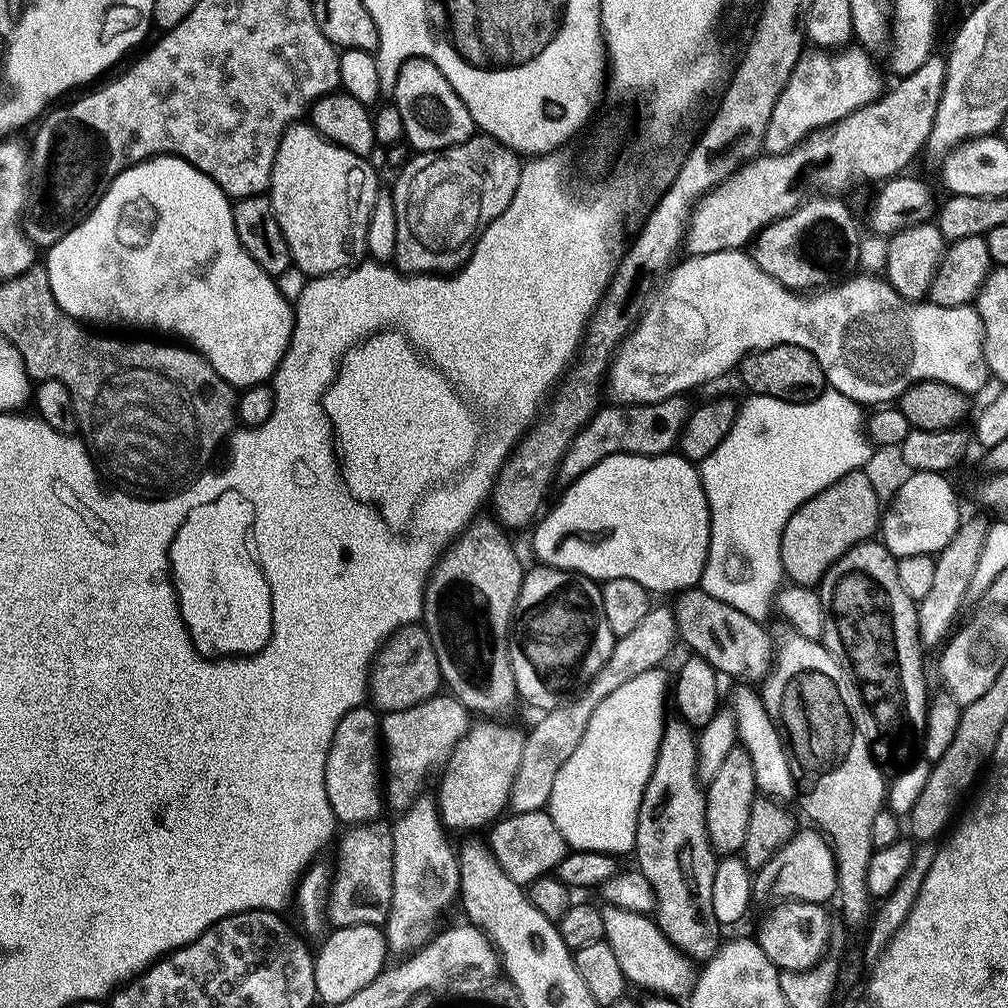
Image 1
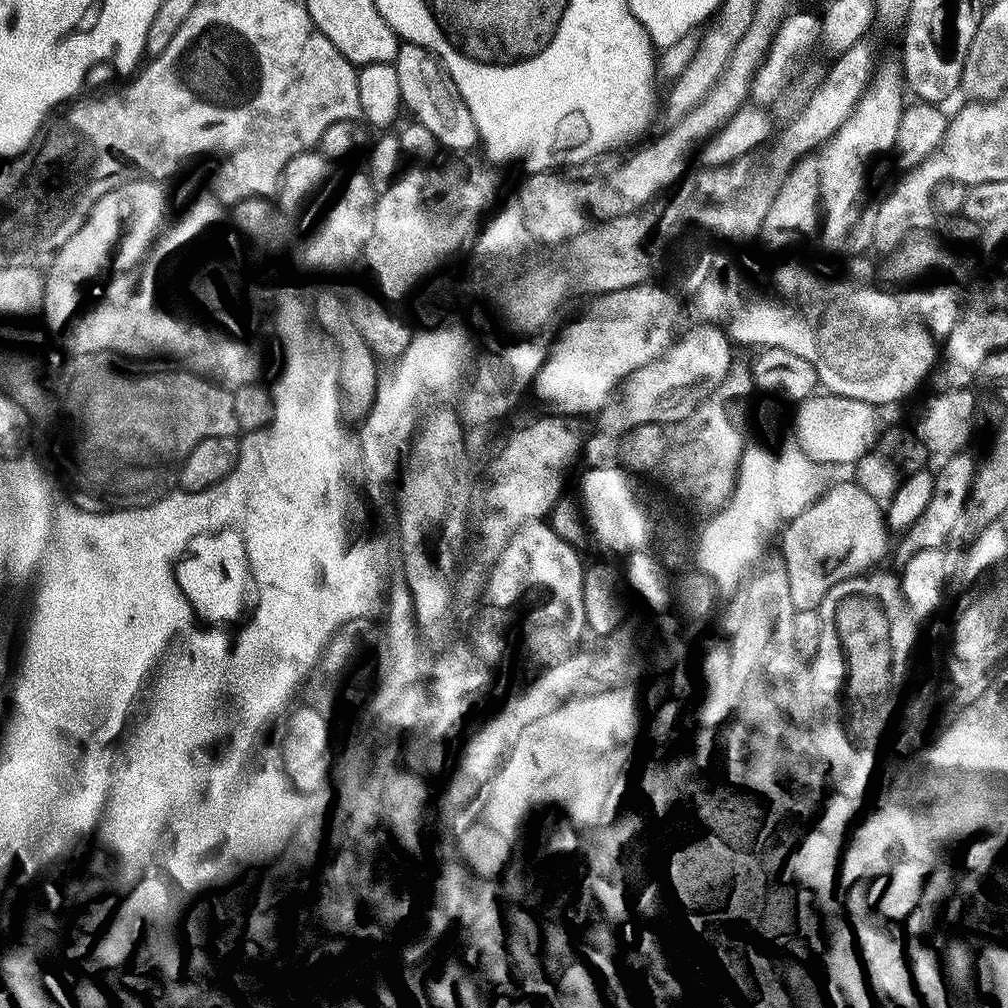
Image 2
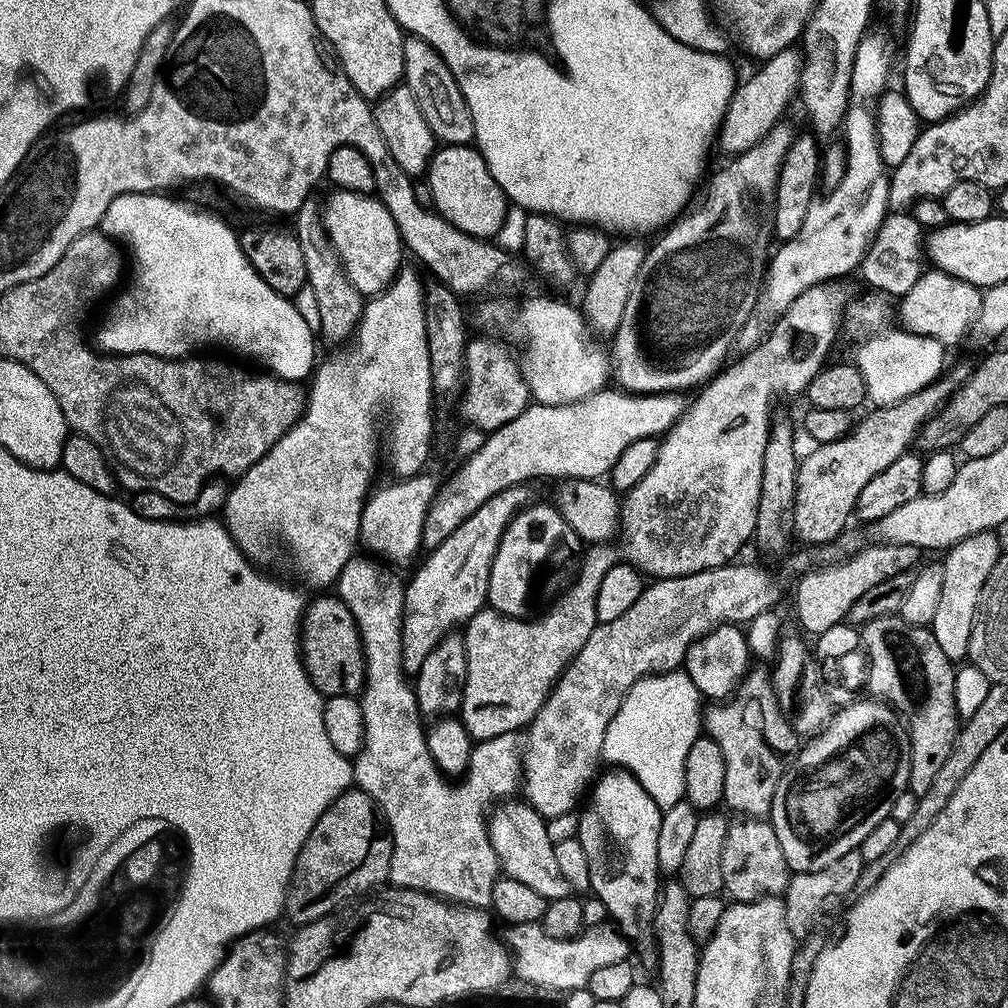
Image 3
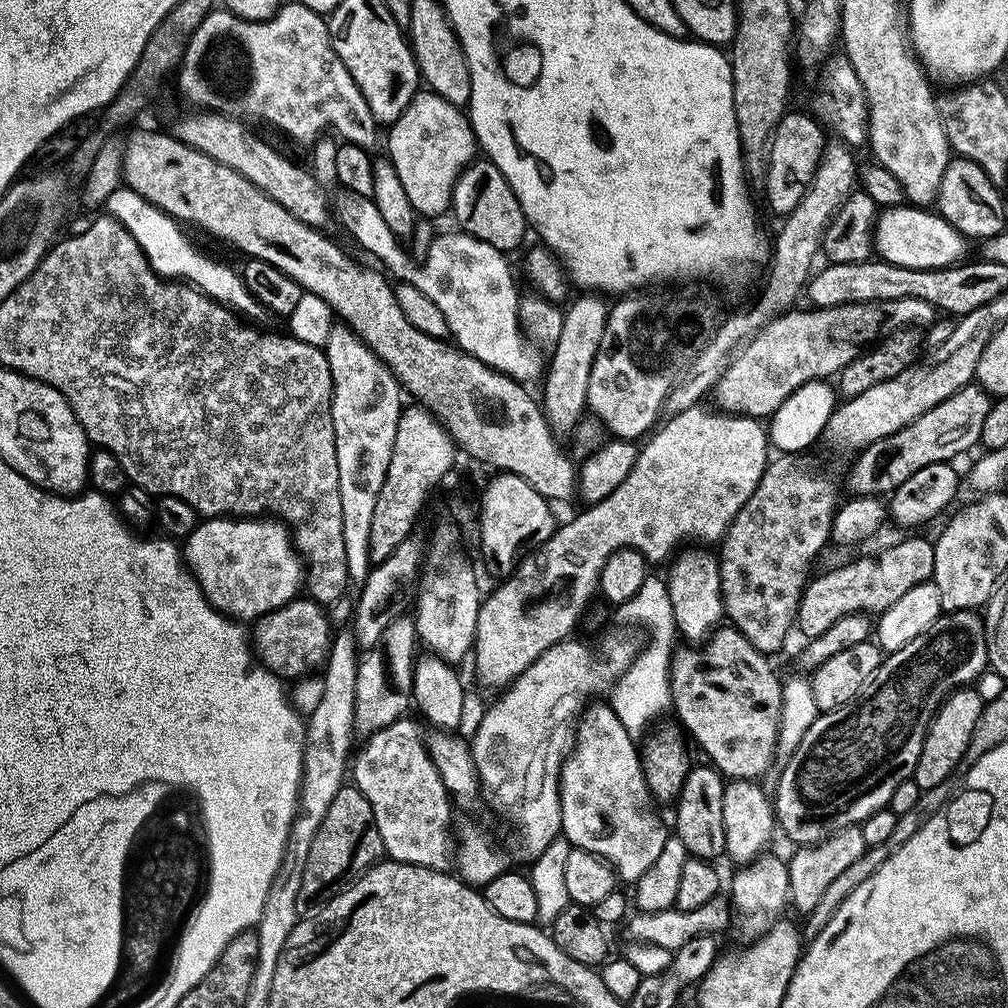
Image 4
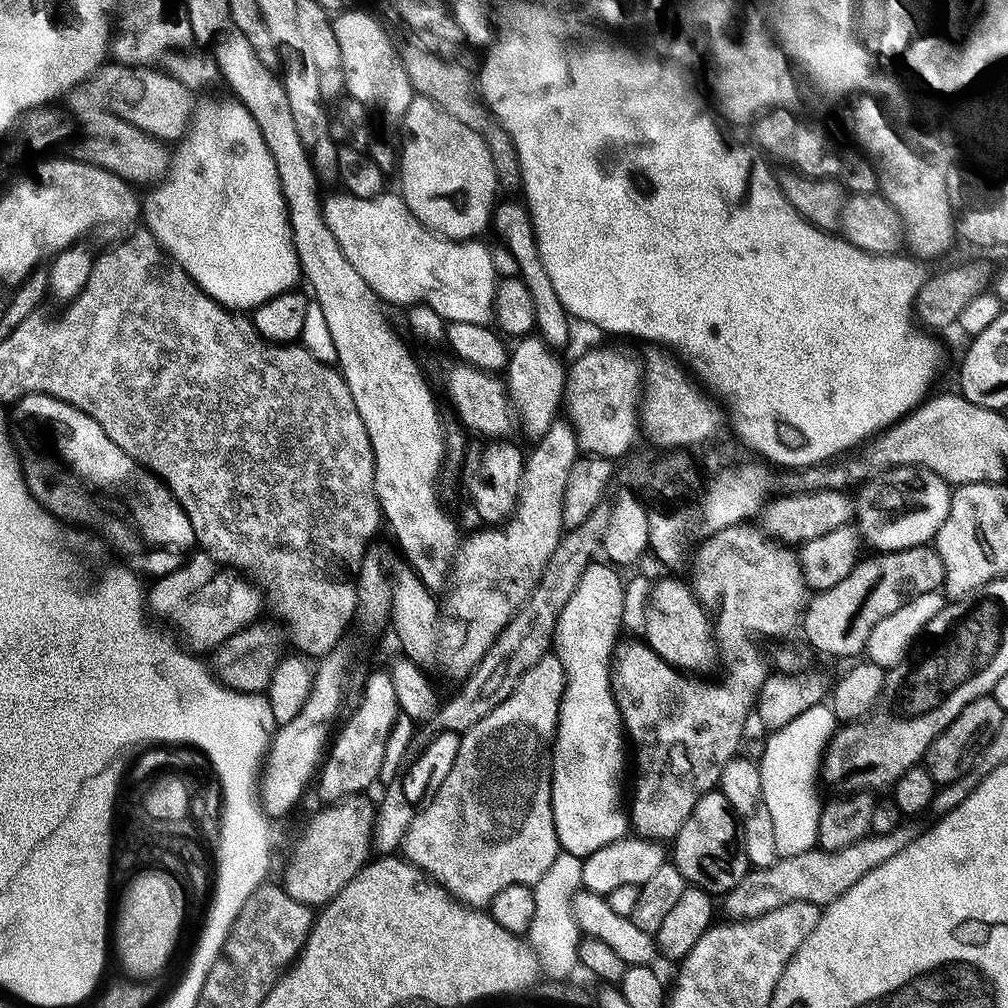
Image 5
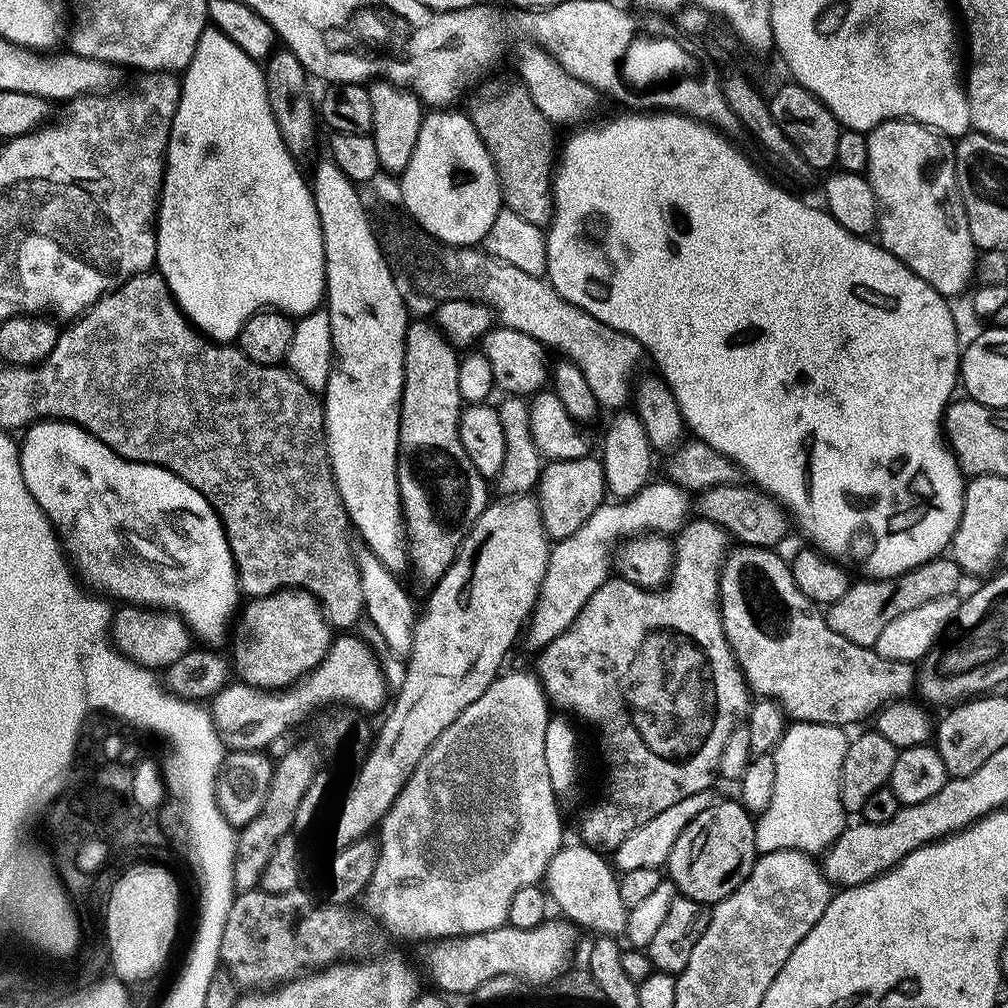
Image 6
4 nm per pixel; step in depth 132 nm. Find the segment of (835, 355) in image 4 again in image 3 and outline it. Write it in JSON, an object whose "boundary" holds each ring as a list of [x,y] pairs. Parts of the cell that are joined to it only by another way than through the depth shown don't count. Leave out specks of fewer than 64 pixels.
{"boundary":[[[929,269],[920,276],[907,294],[901,297],[899,325],[907,332],[934,337],[940,344],[951,348],[968,330],[971,331],[978,310],[981,309],[982,296],[981,289],[974,287],[973,284],[964,283],[940,269]]]}

